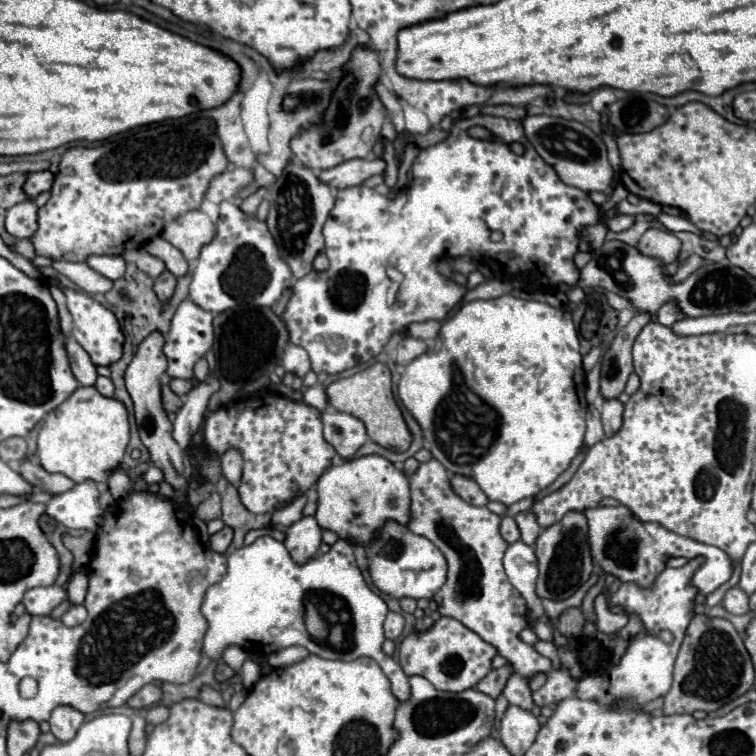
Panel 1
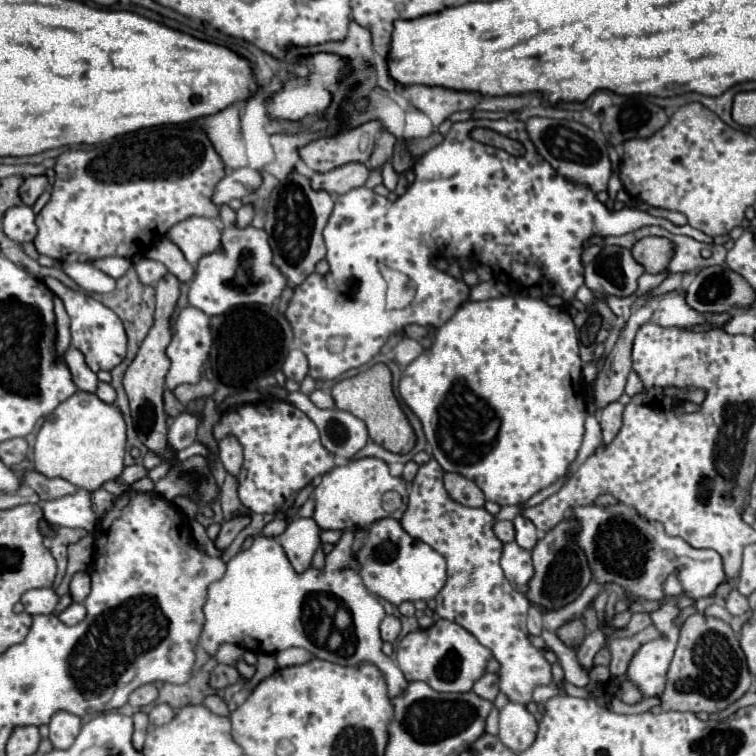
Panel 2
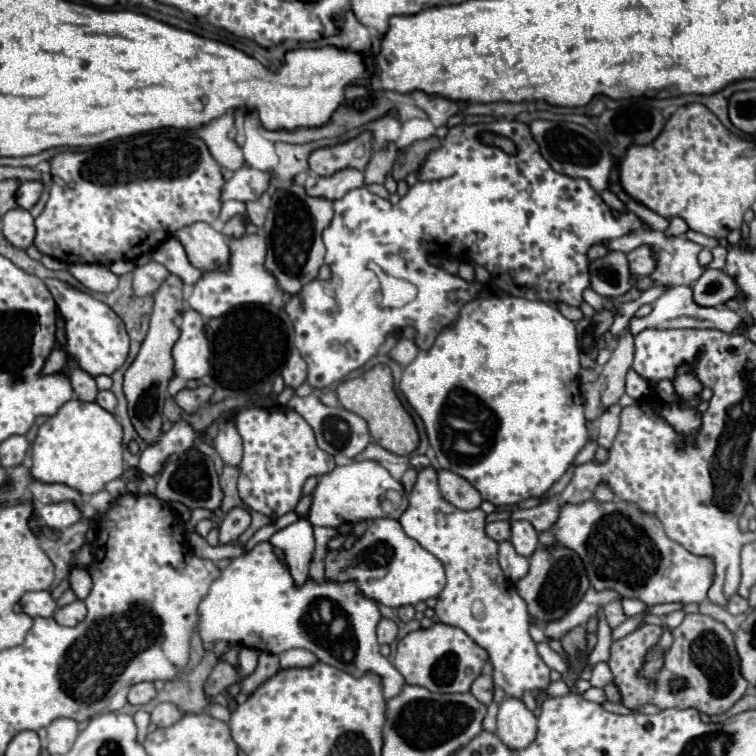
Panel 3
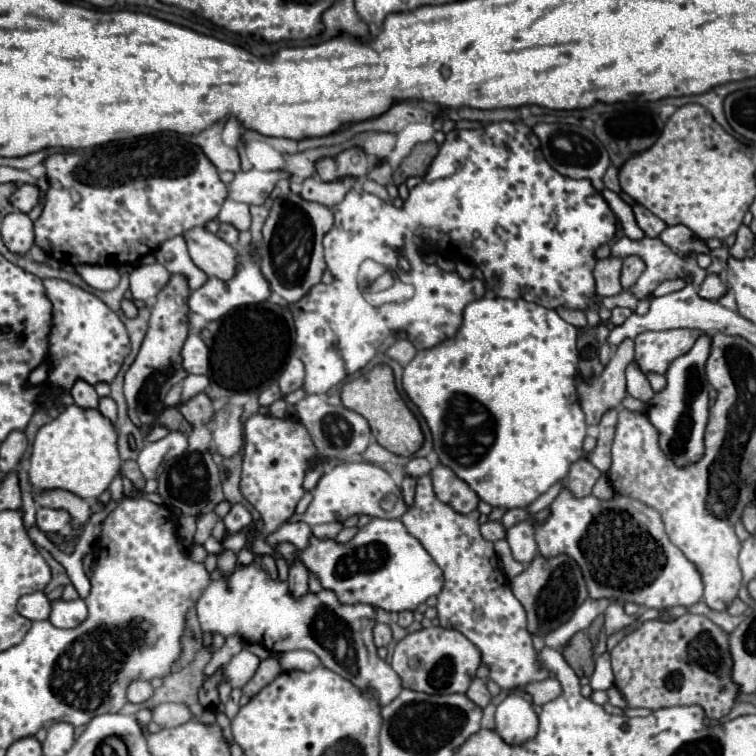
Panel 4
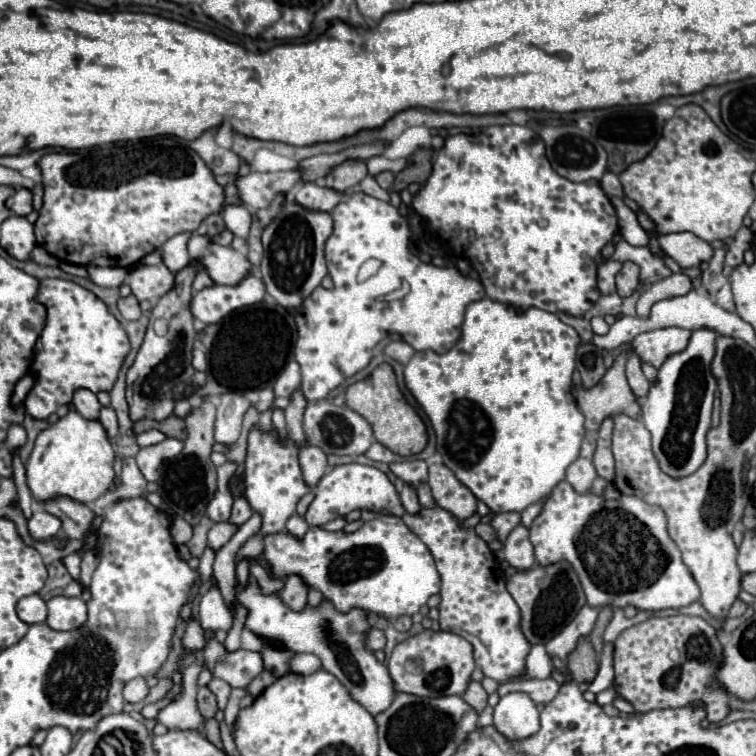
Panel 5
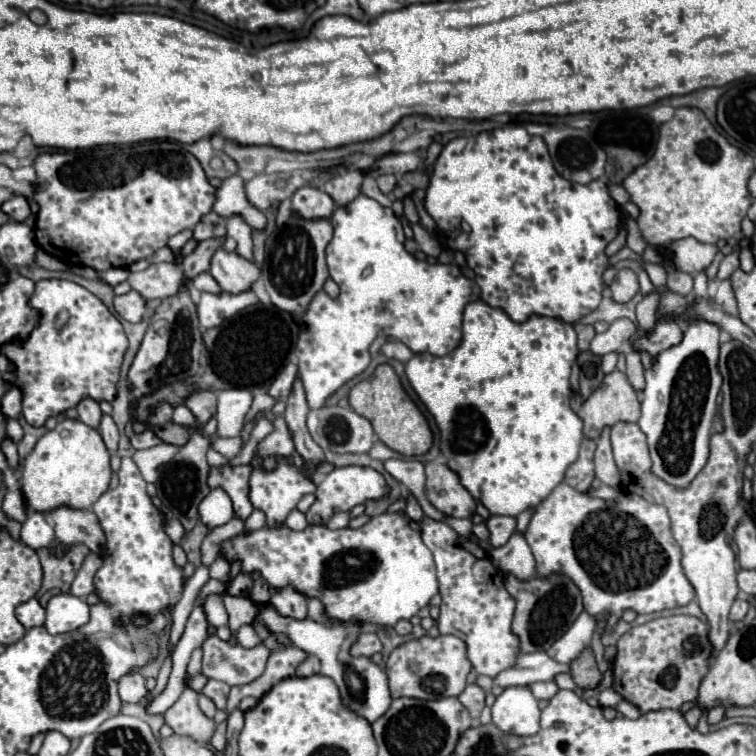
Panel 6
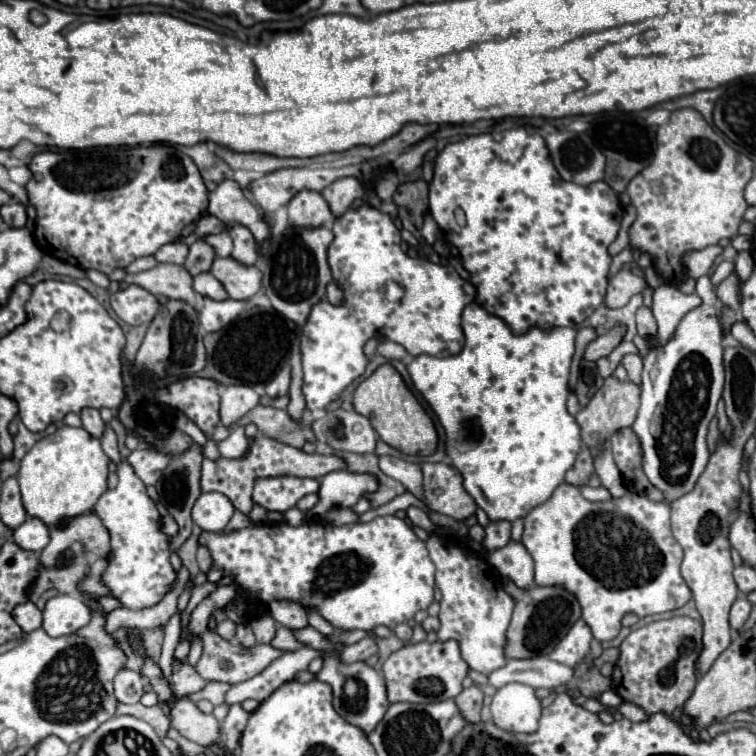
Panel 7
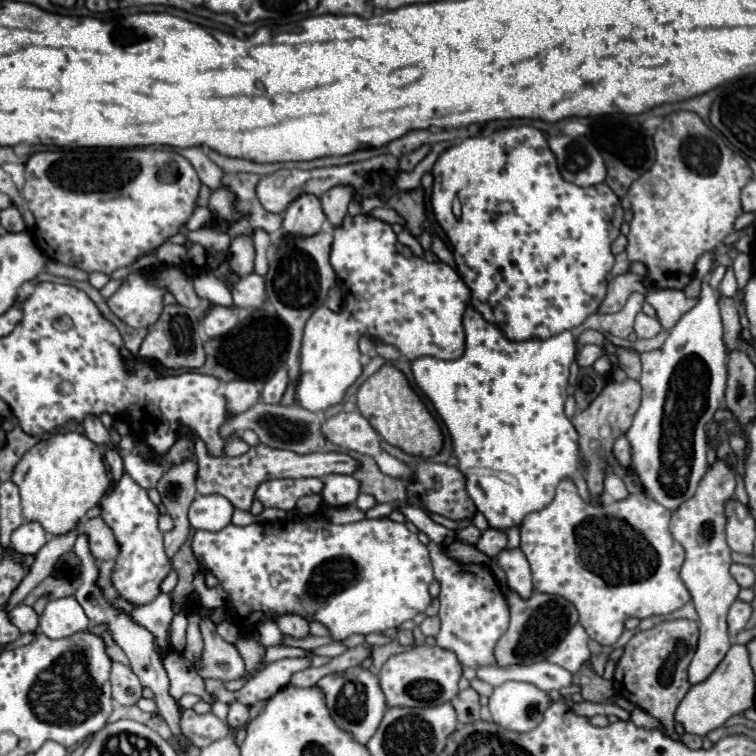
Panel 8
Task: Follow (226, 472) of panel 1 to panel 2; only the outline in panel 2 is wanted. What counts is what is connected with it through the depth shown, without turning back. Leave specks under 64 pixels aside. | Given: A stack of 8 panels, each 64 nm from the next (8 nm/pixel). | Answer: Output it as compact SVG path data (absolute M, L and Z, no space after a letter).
M228 436L228 438L220 440L218 448L220 448L220 460L222 460L226 472L232 476L238 476L238 472L242 468L242 446L238 444L238 440Z

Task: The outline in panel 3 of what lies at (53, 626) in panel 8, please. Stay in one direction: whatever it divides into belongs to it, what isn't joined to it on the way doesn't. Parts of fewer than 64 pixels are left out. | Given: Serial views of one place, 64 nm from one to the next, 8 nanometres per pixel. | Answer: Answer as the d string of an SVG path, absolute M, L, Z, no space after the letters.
M76 600L64 608L58 608L54 614L54 620L62 626L74 626L86 618L86 606L82 600Z

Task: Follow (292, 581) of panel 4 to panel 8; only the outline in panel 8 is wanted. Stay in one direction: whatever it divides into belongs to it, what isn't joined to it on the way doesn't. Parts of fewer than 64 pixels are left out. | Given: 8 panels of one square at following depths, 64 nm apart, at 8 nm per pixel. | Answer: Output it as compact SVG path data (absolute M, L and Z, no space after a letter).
M286 614L286 616L274 616L278 628L282 634L290 634L294 638L304 638L308 634L308 620L298 614Z

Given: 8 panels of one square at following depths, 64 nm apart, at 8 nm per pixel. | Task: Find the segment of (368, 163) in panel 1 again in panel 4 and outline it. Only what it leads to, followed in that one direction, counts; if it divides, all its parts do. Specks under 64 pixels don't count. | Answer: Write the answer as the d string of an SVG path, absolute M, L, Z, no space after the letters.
M346 176L342 180L334 180L334 182L324 182L324 180L316 180L316 178L306 178L302 182L302 190L300 190L300 196L304 200L310 200L310 202L318 202L318 204L324 204L324 206L334 206L338 204L346 192L350 188L354 188L358 184L358 178L354 176Z

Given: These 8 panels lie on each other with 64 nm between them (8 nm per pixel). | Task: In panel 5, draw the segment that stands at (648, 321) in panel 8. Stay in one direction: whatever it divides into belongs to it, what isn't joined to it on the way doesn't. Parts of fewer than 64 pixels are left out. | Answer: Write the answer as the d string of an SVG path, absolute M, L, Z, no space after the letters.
M672 274L656 284L652 284L650 290L646 290L640 300L638 300L638 306L636 306L636 312L638 316L648 316L650 314L650 308L654 302L658 300L664 300L664 298L670 298L670 296L680 296L680 294L686 294L688 290L692 288L692 282L688 276L684 274Z

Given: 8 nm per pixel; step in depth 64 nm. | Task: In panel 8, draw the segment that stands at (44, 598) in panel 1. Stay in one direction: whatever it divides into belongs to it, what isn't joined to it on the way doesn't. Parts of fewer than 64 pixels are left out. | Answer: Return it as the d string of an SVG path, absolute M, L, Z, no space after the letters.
M18 604L16 608L10 610L10 620L20 628L20 632L34 632L38 628L38 614L34 612L32 606Z

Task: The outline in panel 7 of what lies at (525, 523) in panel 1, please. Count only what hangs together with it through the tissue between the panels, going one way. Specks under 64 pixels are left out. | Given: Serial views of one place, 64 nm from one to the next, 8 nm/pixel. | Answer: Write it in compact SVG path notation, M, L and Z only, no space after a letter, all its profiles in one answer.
M510 540L504 548L490 552L488 562L502 576L512 578L520 588L530 588L534 584L534 560L530 560L530 554L522 542Z

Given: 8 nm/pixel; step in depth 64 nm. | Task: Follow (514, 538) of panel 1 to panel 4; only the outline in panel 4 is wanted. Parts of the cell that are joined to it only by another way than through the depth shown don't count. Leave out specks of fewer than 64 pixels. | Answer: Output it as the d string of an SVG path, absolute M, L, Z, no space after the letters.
M486 522L486 524L482 524L480 532L490 542L496 542L496 540L500 540L500 538L506 536L506 528L502 526L502 522Z

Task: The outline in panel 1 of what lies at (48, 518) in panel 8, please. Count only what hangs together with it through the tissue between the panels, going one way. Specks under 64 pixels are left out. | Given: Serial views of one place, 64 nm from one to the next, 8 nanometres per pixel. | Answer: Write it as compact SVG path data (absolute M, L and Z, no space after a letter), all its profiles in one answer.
M78 386L68 400L64 400L54 412L50 412L42 424L42 430L38 434L38 462L48 472L60 472L68 476L74 482L94 480L94 482L106 482L108 474L122 466L124 450L130 440L130 424L128 424L128 410L126 406L116 400L102 396L94 386Z

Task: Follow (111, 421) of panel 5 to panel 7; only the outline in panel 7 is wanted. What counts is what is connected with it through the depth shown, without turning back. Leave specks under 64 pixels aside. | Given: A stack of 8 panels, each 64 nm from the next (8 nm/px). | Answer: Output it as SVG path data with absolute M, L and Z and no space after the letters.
M106 424L100 442L102 442L102 448L104 448L104 452L108 454L110 460L114 460L114 462L120 462L120 460L122 460L122 458L120 458L120 452L118 452L118 440L116 440L116 434L114 434L114 430L110 428L110 424Z

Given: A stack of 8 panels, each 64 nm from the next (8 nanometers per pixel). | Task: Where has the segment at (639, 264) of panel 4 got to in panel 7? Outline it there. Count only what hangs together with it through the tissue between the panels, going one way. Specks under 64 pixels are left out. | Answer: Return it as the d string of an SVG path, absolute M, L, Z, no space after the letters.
M620 270L608 282L606 306L610 306L610 308L622 308L622 306L628 304L628 300L634 294L640 294L642 288L646 288L646 280L642 280L640 276L636 276L630 270Z

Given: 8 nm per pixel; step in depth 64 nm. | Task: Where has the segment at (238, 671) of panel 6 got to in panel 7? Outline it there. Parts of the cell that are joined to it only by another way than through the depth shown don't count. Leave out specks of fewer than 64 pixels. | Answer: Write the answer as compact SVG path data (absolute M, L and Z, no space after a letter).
M206 630L202 636L202 644L204 644L204 654L196 666L198 674L204 680L218 680L218 682L228 682L228 684L238 684L244 680L254 678L256 674L260 674L274 658L278 658L282 654L282 650L276 650L268 644L256 644L252 648L244 648L240 644L232 644L224 638L220 638L216 632Z

